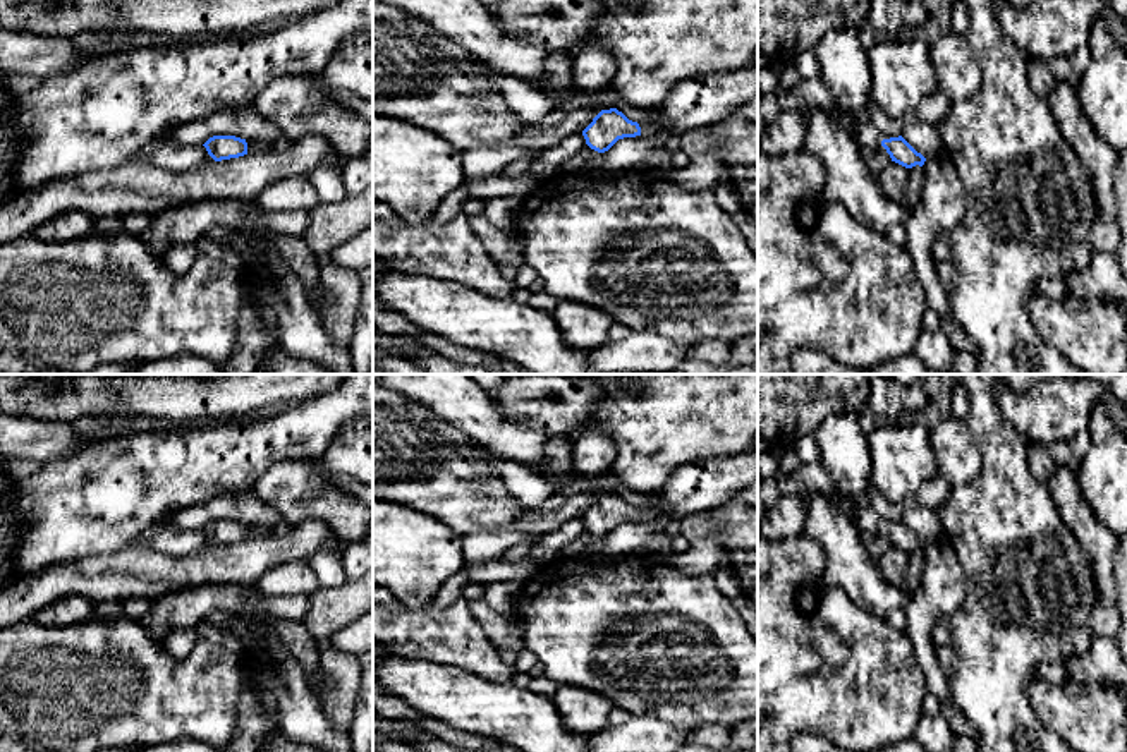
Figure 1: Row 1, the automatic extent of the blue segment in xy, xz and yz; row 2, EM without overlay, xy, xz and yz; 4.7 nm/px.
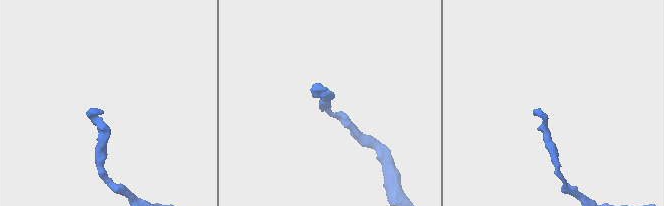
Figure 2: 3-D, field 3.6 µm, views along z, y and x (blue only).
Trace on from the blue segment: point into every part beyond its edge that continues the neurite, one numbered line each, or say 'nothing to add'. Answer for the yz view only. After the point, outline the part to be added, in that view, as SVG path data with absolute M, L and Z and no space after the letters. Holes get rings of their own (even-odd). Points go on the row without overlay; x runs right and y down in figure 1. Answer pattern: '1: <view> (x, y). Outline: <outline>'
1: yz (842, 443). Outline: M844 412L825 419L813 438L819 448L819 464L833 482L830 500L861 532L880 532L883 522L866 498L873 462L868 434L861 428L861 412Z

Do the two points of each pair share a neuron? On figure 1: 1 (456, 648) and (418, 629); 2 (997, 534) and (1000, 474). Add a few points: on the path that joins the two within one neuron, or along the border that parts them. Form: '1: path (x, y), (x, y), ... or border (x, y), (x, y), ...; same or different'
1: path (447, 639), (426, 632); same
2: path (1000, 519), (1000, 490); same

